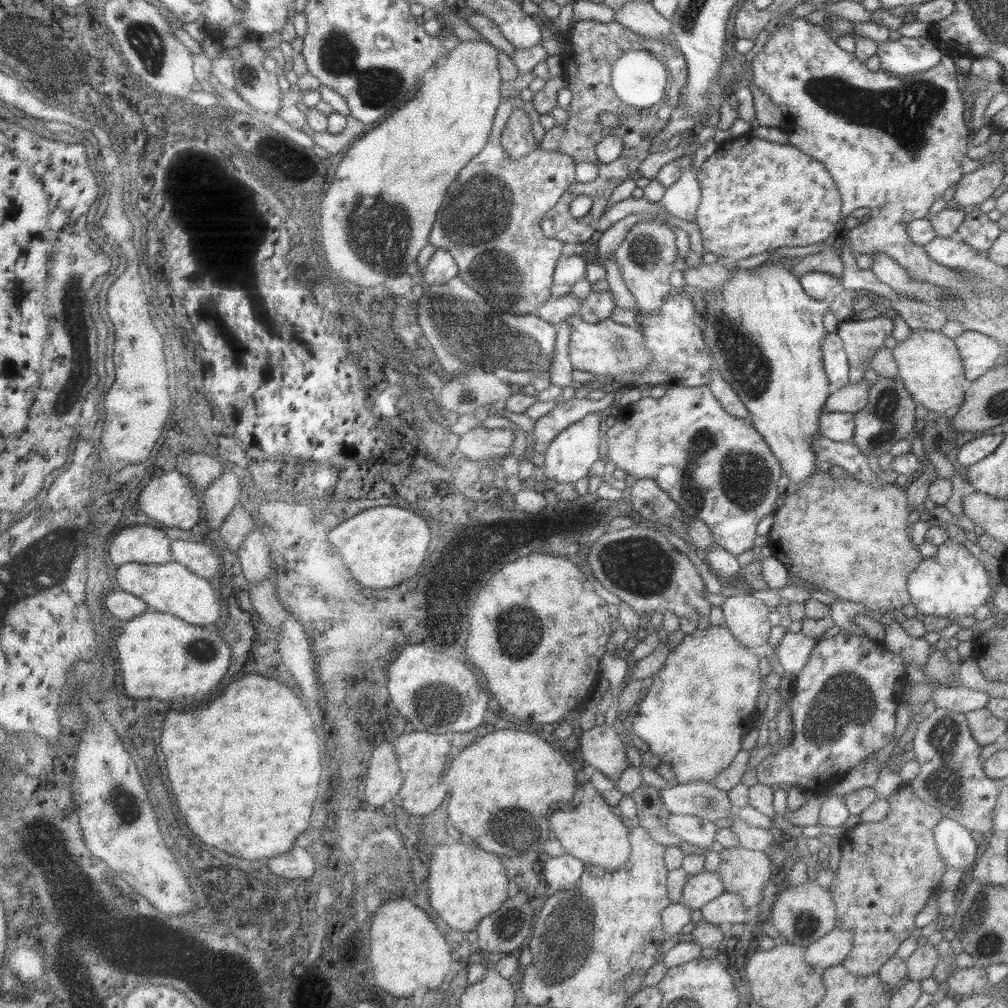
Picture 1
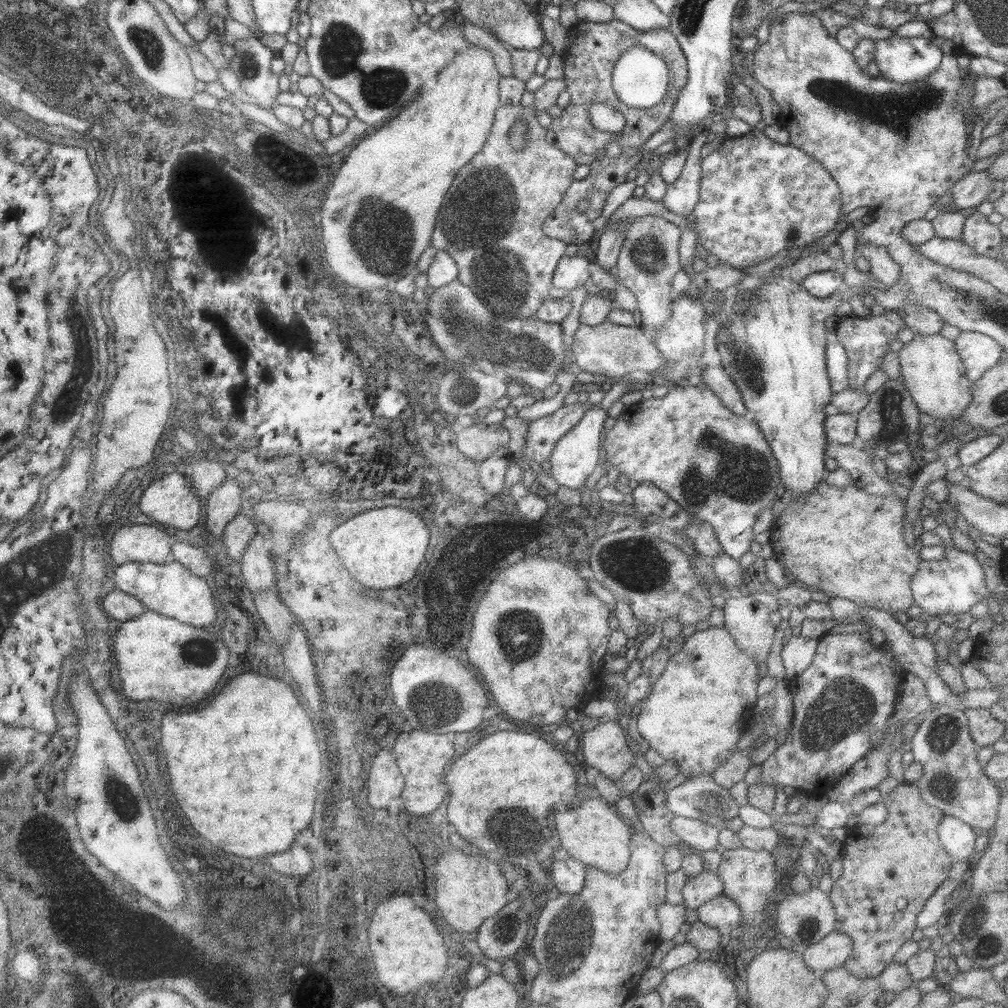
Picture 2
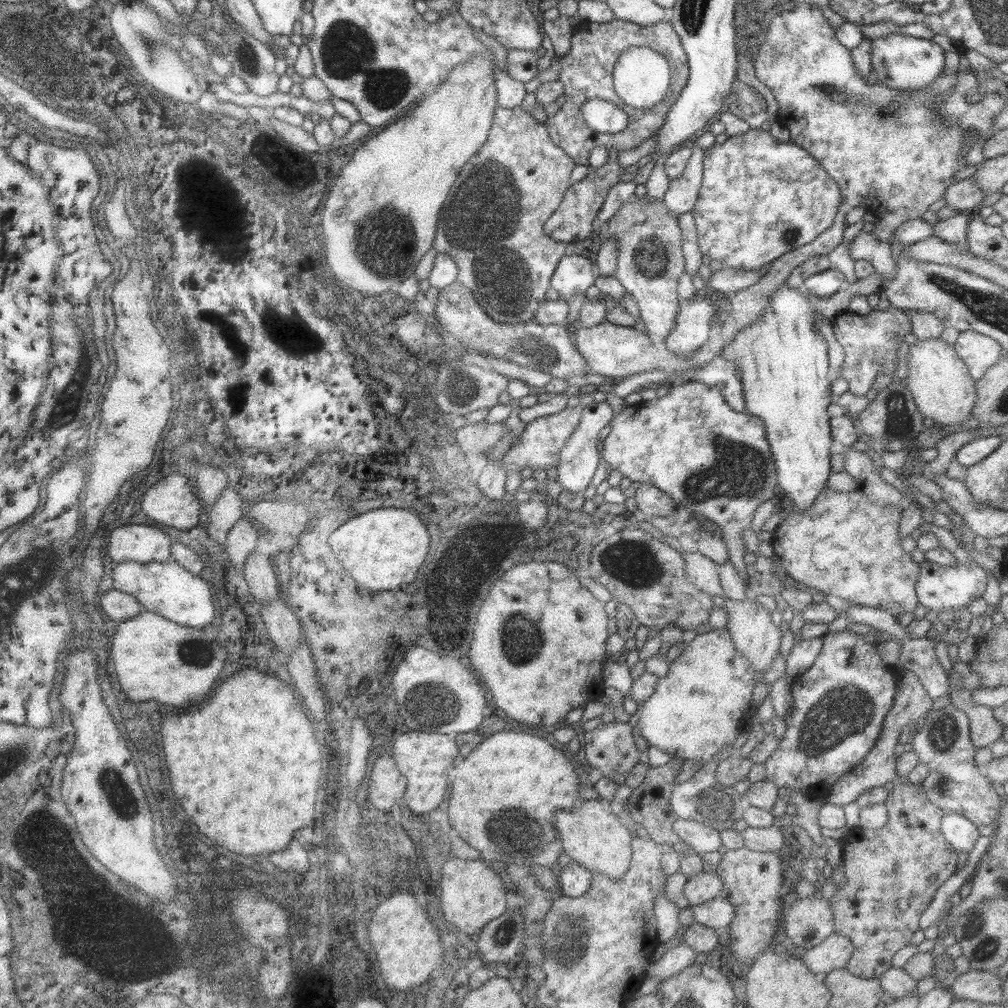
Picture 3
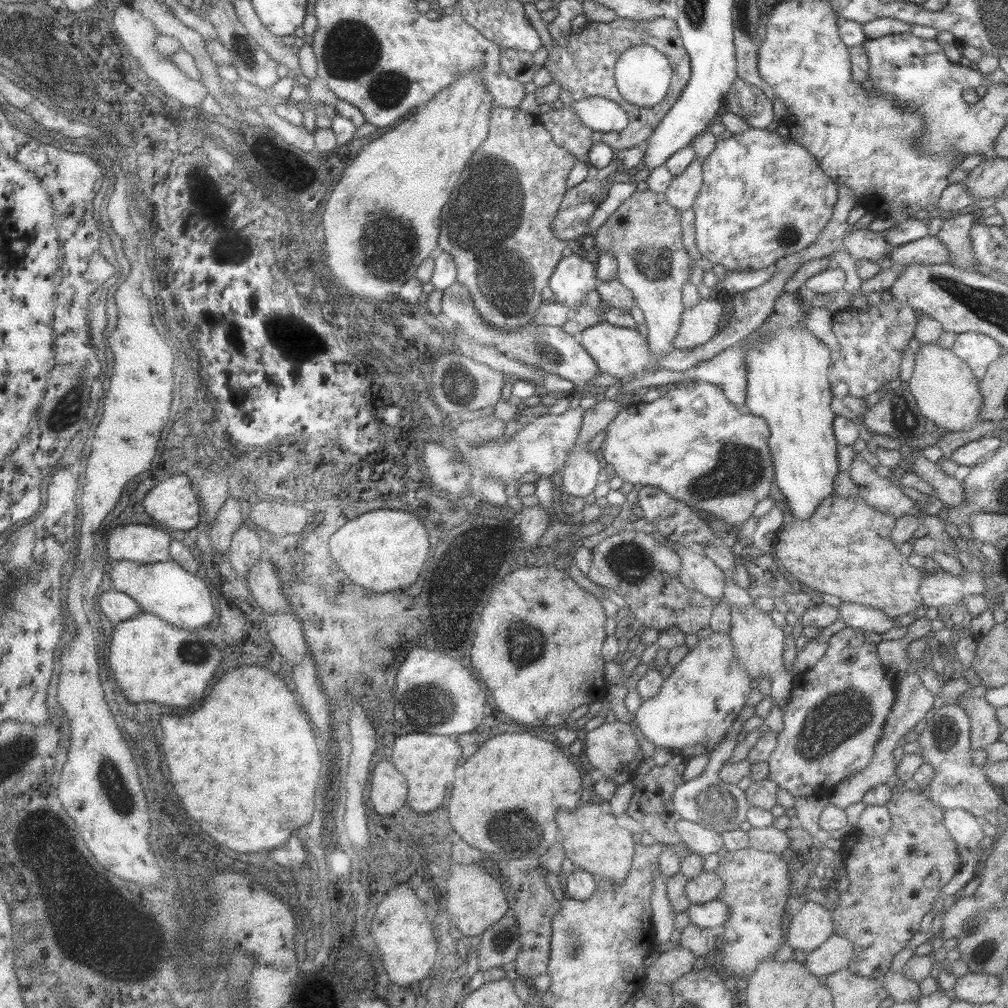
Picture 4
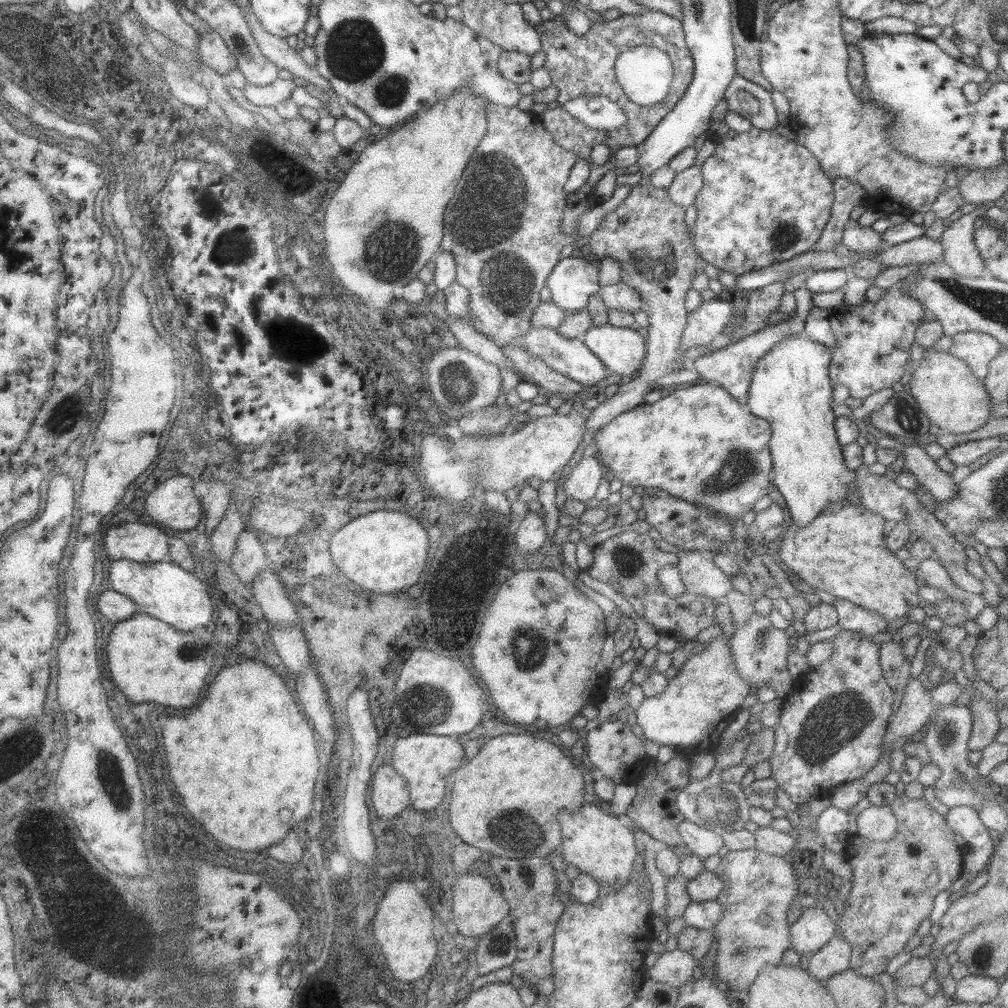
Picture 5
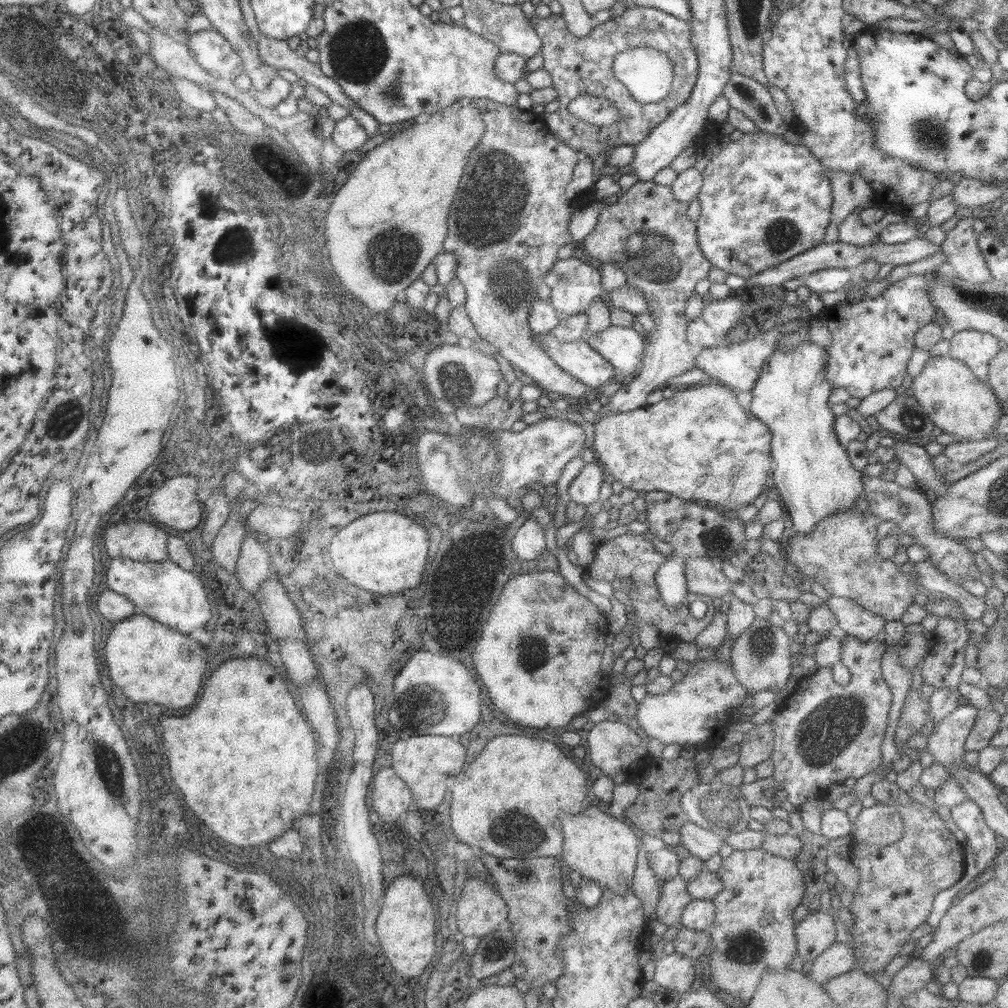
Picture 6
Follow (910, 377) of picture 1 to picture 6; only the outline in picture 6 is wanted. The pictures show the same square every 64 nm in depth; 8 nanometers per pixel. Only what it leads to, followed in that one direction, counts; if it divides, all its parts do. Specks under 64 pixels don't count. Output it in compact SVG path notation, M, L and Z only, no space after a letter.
M931 356L922 373L912 380L909 394L934 426L951 435L956 441L980 441L992 437L998 421L1006 416L994 392L986 382L980 381L964 362L950 356Z

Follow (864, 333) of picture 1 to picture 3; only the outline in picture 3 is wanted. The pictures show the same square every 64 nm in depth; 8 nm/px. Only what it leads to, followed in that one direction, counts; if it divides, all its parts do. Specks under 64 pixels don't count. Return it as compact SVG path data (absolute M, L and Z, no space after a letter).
M890 306L884 310L873 308L870 314L864 316L842 312L832 319L832 326L836 340L844 351L840 377L848 383L847 392L854 396L866 397L878 375L894 377L894 370L897 370L898 348L904 342L906 334L910 334L912 330L908 311Z

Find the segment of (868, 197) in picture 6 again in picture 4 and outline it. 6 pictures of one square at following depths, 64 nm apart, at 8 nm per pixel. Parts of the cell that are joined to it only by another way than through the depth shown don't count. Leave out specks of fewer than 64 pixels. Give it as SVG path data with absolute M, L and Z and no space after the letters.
M839 184L837 201L833 206L831 219L820 231L817 239L808 248L777 260L774 264L776 267L775 273L772 275L772 278L762 284L762 286L741 293L735 293L730 308L731 317L728 320L728 325L726 325L724 329L719 330L714 335L714 338L712 337L708 342L700 346L686 350L674 348L670 354L667 354L664 358L661 358L661 360L655 360L655 358L651 356L642 329L622 328L608 324L605 321L583 330L578 340L588 351L588 354L596 361L596 366L598 366L600 374L608 374L619 380L630 375L638 376L647 371L650 366L656 366L657 369L684 373L686 370L696 366L696 364L700 364L700 361L708 360L716 356L719 352L736 346L741 340L745 339L745 336L758 330L764 324L764 321L773 313L777 299L785 292L784 287L786 281L800 266L815 258L828 257L834 254L838 247L842 246L843 238L849 230L849 224L846 220L848 220L848 214L850 214L850 210L852 210L855 205L855 194L850 192L850 188L844 188L842 184Z

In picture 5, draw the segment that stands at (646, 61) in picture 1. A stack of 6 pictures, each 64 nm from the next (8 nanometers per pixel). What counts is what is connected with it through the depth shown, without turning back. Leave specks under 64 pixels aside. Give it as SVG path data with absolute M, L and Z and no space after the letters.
M648 45L627 48L617 56L615 63L615 81L623 88L624 94L640 106L652 106L664 100L673 81L673 74L673 64L668 54Z

